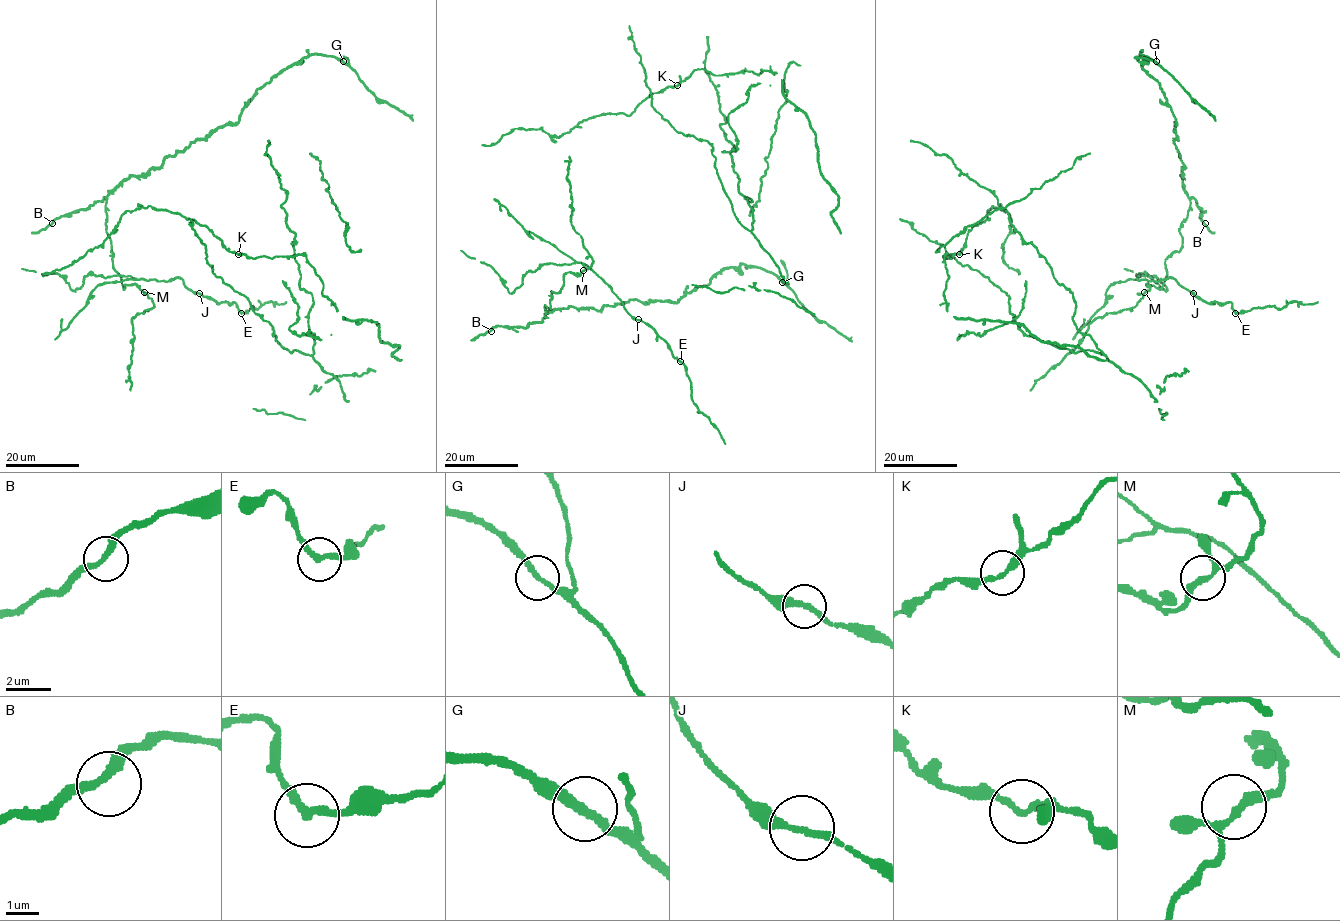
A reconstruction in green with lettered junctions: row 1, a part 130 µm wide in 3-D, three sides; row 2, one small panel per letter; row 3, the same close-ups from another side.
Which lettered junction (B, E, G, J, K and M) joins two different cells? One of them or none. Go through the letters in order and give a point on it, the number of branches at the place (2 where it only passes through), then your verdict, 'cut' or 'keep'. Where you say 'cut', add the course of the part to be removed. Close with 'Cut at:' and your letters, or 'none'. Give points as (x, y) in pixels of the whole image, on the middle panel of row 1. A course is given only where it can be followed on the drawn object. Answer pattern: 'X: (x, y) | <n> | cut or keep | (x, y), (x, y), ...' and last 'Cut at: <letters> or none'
B: (491, 331) | 2 | keep
E: (680, 361) | 2 | keep
G: (782, 282) | 2 | keep
J: (638, 319) | 2 | keep
K: (677, 85) | 2 | keep
M: (583, 270) | 2 | keep
Cut at: none

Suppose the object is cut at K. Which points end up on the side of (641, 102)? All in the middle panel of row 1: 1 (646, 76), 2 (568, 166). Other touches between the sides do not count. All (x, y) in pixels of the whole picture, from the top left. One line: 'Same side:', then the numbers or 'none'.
Same side: none

